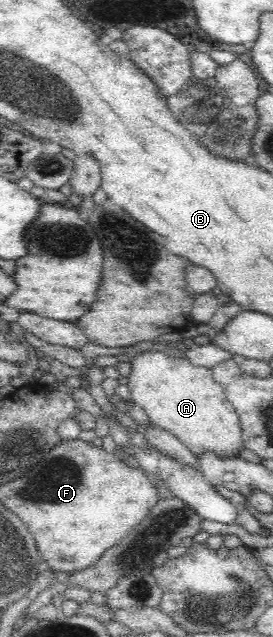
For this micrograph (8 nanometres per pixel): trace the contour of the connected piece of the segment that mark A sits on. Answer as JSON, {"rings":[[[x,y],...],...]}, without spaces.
{"rings":[[[151,349],[137,353],[128,362],[130,399],[146,412],[151,423],[175,435],[193,455],[206,450],[233,457],[242,449],[238,414],[227,400],[223,387],[216,383],[210,368],[192,365],[184,355]]]}

